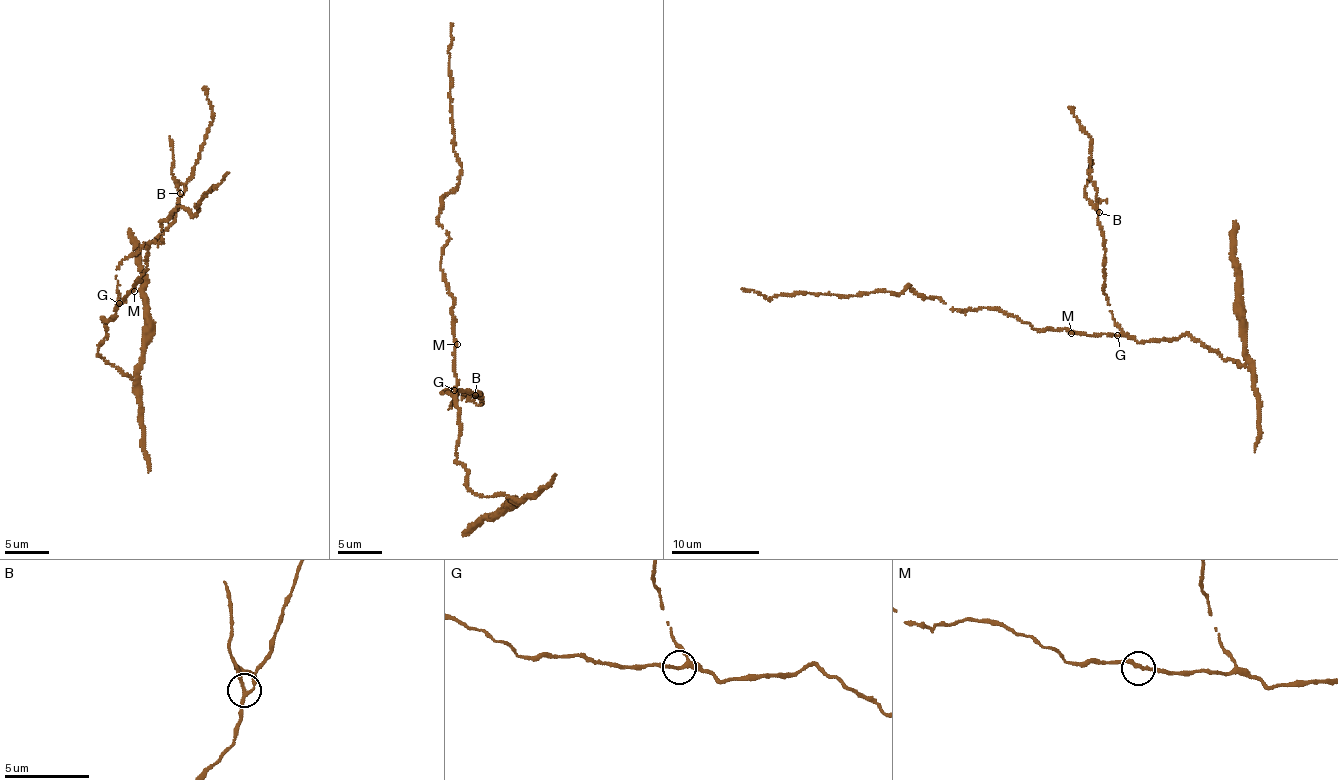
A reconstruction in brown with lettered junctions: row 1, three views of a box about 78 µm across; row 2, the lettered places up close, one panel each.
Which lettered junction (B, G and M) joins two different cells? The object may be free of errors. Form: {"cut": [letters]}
{"cut": ["B"]}

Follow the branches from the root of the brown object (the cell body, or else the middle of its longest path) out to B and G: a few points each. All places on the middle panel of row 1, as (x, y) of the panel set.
B: (454, 344), (456, 389), (452, 397), (447, 392), (441, 394), (450, 389), (478, 392), (475, 395)
G: (454, 344), (454, 390)

